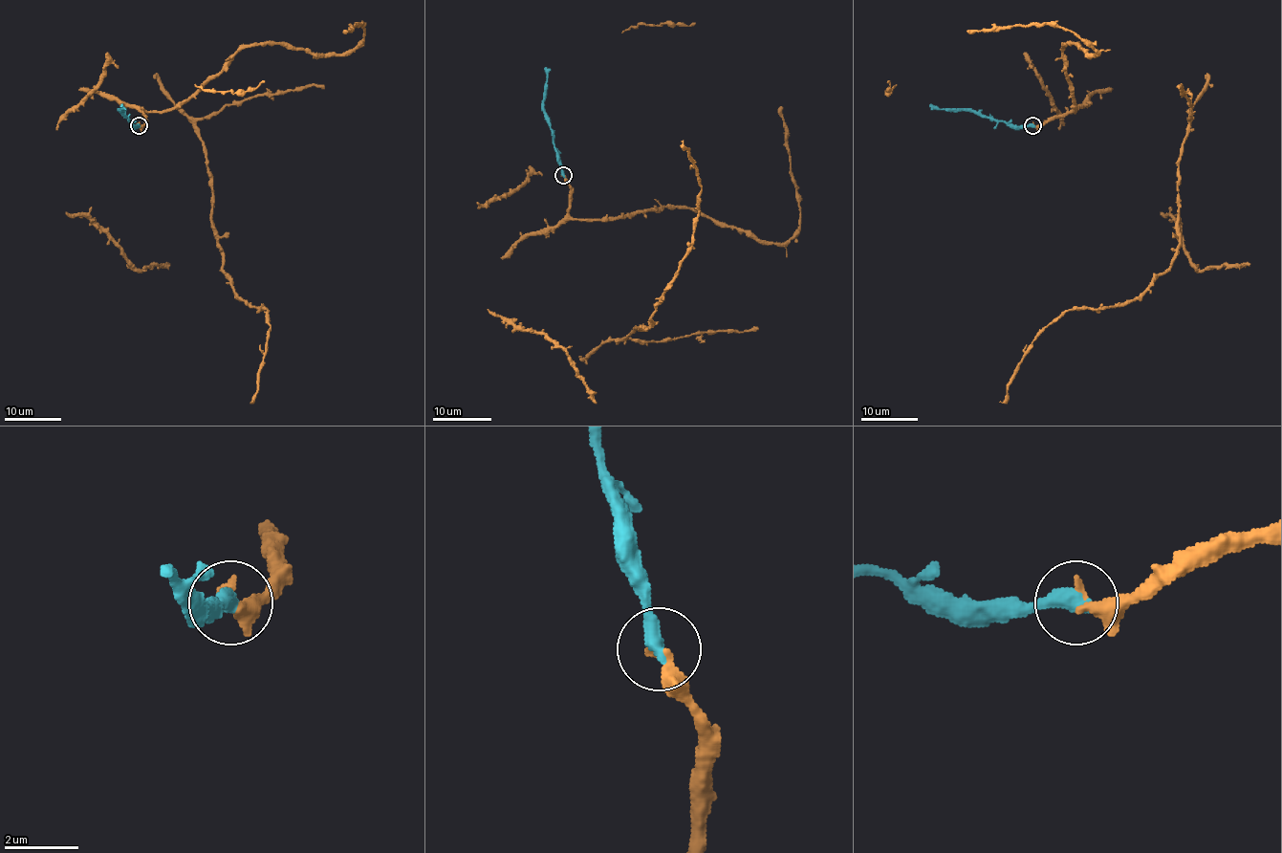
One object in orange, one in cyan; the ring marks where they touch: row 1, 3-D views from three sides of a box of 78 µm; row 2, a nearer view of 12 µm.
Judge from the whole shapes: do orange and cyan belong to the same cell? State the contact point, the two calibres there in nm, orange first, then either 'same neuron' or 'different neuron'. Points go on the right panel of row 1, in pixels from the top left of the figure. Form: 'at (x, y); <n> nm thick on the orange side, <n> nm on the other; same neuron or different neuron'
at (1032, 125); 360 nm thick on the orange side, 480 nm on the other; same neuron

